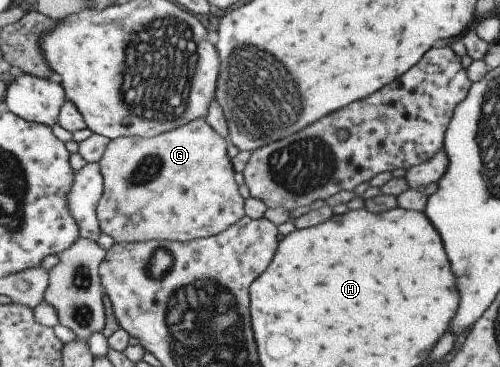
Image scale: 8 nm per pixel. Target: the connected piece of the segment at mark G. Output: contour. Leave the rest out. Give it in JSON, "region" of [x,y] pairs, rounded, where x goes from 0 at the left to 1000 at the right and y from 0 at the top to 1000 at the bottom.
{"region":[[[394,324],[382,330],[378,341],[366,341],[346,357],[326,362],[320,371],[288,376],[282,371],[246,371],[222,381],[206,433],[200,439],[202,466],[208,474],[208,534],[196,564],[196,591],[200,594],[200,616],[204,635],[220,640],[232,659],[292,659],[302,654],[342,654],[358,662],[374,662],[390,651],[416,649],[430,643],[458,624],[476,602],[492,589],[492,542],[478,526],[478,504],[470,493],[470,455],[462,428],[458,428],[458,373],[444,373],[430,351],[410,330],[410,324]]]}

